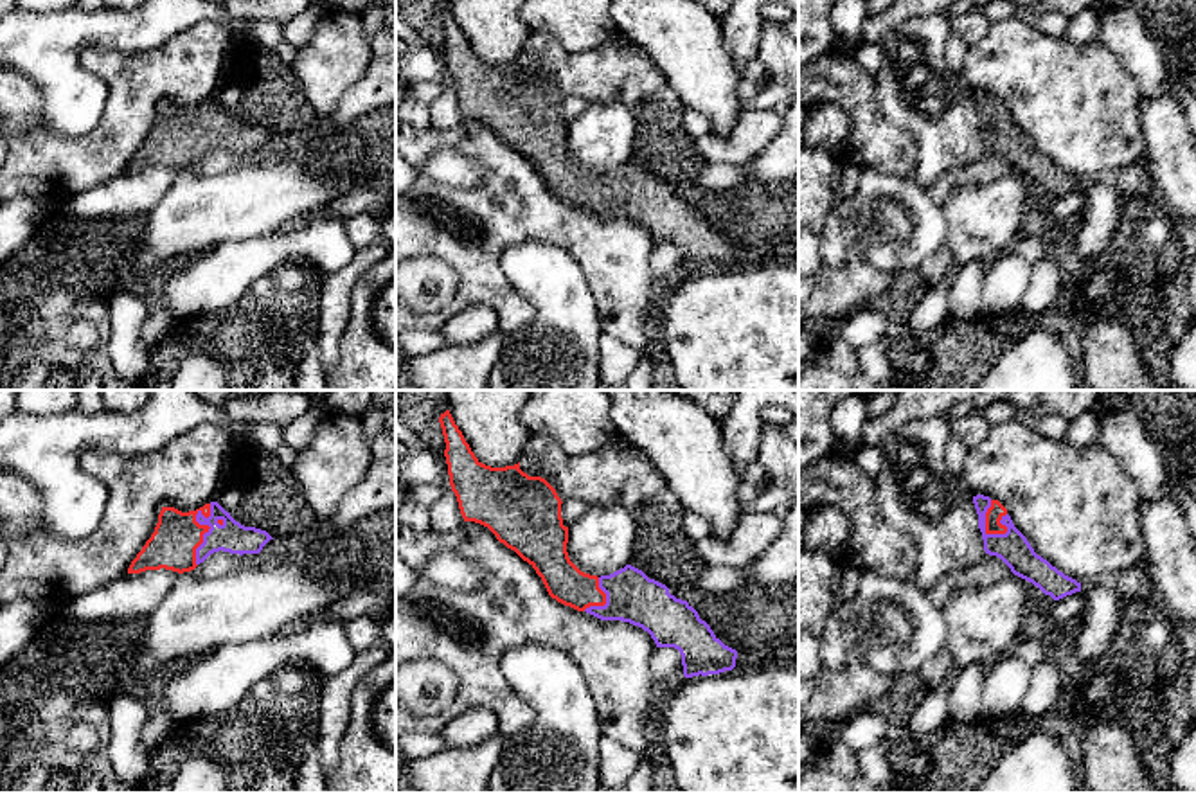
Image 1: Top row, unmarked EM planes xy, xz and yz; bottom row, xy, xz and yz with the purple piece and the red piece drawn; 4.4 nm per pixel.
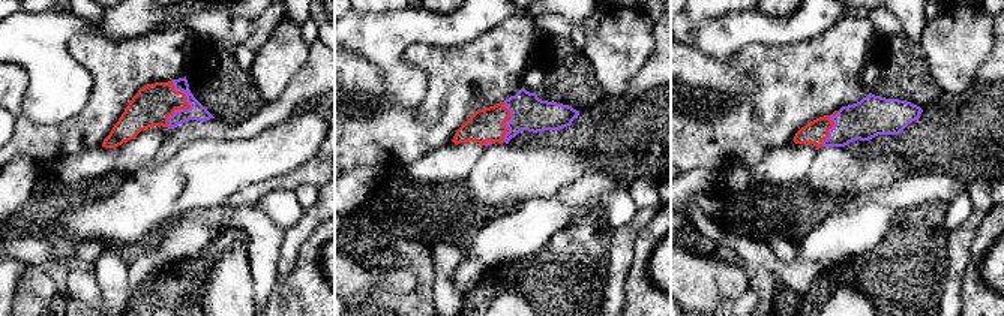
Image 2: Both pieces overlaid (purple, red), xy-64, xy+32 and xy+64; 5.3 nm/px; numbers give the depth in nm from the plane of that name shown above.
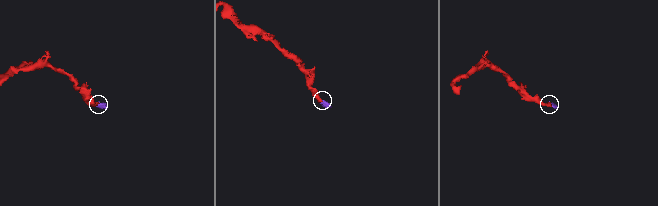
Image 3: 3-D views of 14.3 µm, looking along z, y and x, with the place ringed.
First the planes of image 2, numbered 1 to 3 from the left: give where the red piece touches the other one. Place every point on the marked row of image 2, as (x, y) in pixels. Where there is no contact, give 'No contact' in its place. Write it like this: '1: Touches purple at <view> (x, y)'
1: Touches purple at xy-64 (188, 108)
2: Touches purple at xy+32 (506, 122)
3: Touches purple at xy+64 (832, 128)

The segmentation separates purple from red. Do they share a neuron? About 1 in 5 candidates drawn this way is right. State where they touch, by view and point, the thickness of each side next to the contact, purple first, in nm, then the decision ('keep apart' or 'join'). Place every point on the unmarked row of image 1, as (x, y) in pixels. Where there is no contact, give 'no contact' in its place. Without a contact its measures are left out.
xy (207, 121) | 140/220 nm | join

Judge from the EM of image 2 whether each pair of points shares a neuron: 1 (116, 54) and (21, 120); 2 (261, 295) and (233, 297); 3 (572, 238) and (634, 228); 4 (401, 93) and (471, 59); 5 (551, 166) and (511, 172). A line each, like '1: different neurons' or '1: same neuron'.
1: same neuron
2: different neurons
3: different neurons
4: different neurons
5: same neuron

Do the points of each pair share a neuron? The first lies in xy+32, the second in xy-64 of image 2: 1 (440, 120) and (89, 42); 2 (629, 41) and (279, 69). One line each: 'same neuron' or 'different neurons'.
1: same neuron
2: same neuron

